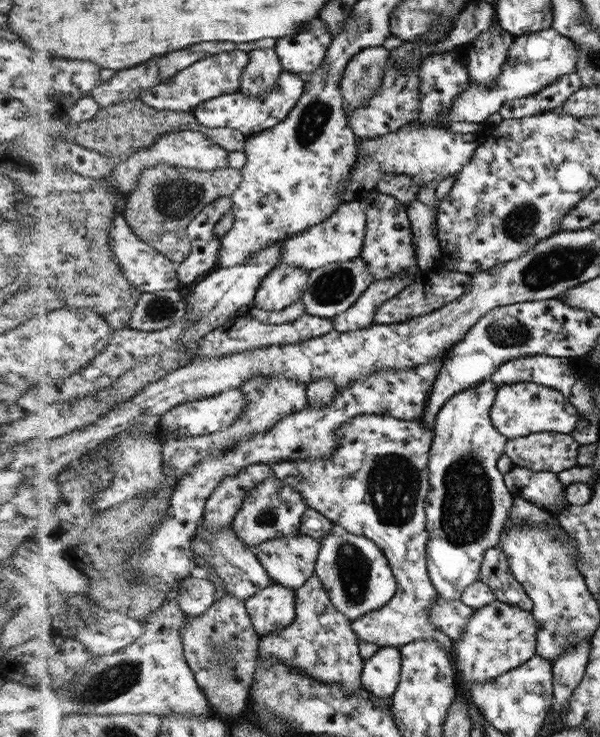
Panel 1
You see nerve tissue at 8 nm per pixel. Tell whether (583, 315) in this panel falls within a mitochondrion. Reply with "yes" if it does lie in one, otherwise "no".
no

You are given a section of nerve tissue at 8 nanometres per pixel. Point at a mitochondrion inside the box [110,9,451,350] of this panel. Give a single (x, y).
(174, 198)

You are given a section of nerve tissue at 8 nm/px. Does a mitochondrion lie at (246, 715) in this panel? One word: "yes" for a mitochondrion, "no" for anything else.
no

